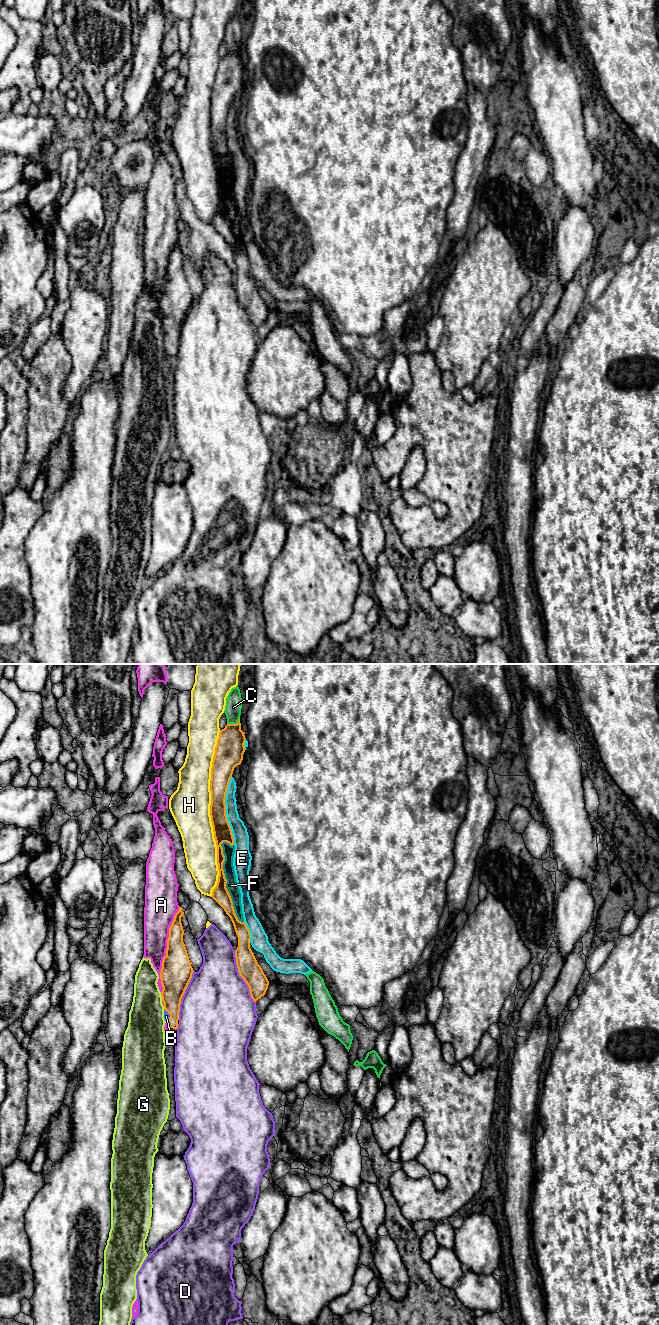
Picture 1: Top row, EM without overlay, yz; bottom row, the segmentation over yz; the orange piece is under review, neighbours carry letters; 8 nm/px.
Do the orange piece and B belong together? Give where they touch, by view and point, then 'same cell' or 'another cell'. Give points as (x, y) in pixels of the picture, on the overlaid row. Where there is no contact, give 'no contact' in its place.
contact yz (170, 1016); same cell

